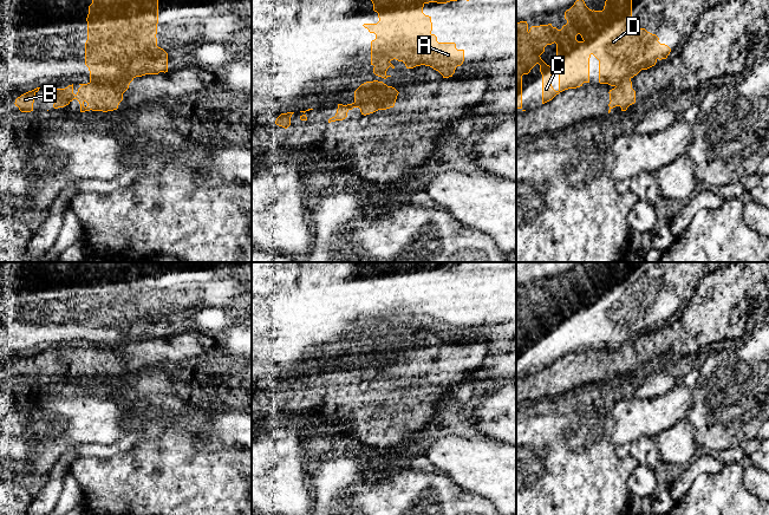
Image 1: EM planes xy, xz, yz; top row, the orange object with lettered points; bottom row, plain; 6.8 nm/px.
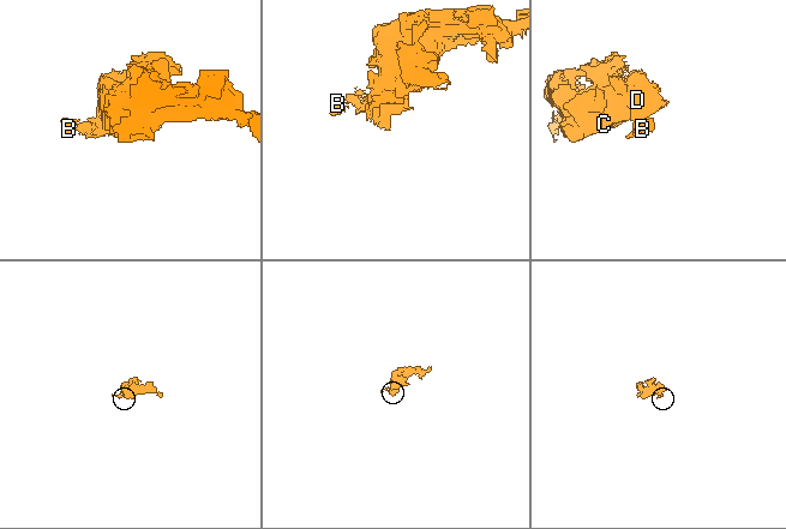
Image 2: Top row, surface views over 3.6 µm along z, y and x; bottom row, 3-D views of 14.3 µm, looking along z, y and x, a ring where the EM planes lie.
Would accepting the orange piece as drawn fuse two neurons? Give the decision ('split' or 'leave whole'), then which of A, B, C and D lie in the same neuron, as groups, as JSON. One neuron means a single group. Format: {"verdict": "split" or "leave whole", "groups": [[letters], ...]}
{"verdict": "split", "groups": [["A", "C", "D"], ["B"]]}

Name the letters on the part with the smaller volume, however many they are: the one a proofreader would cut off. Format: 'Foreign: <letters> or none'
Foreign: B

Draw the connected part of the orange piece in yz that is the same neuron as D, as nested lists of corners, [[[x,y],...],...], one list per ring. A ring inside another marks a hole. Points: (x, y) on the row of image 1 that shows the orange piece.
[[[576,0],[574,5],[565,12],[567,24],[561,30],[553,27],[552,24],[528,27],[527,21],[516,24],[516,107],[522,109],[522,76],[539,64],[542,74],[542,104],[552,100],[560,92],[568,89],[576,89],[584,83],[589,83],[589,58],[593,54],[599,60],[599,83],[617,86],[626,79],[637,76],[641,70],[647,70],[656,65],[657,60],[666,59],[671,48],[660,44],[656,34],[645,28],[632,27],[632,0],[606,0],[602,11],[589,9],[584,0]],[[556,44],[556,61],[559,64],[559,90],[552,86],[552,67],[547,65],[541,54],[547,45]]]

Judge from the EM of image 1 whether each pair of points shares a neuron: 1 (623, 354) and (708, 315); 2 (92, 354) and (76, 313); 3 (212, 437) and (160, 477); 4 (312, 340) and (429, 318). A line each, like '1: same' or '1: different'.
1: same
2: different
3: different
4: same

